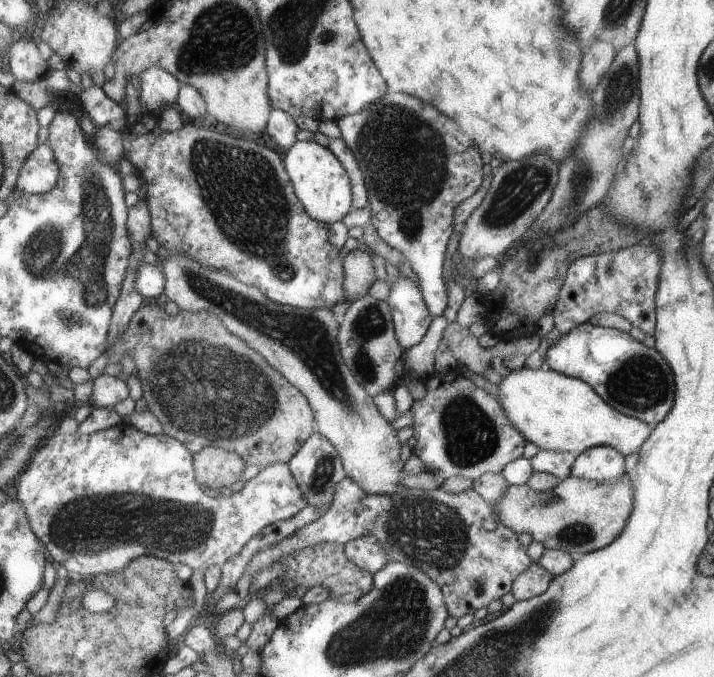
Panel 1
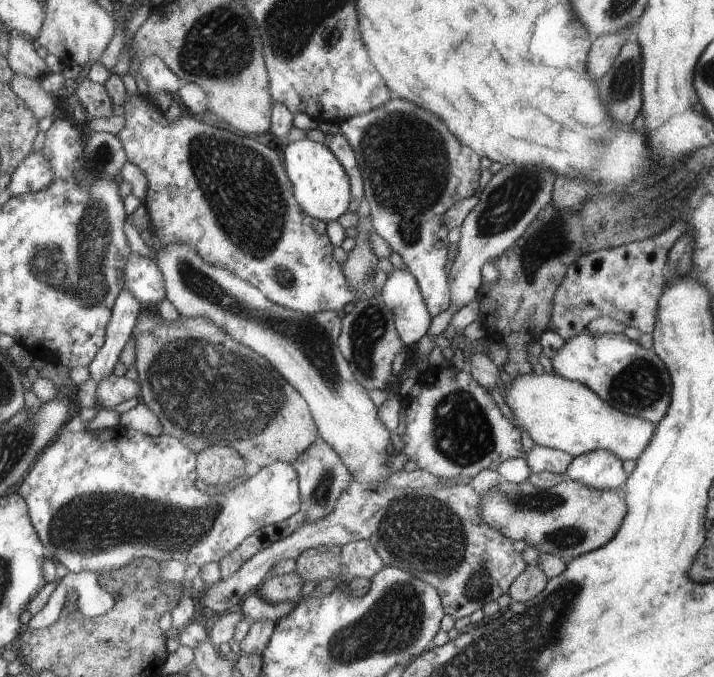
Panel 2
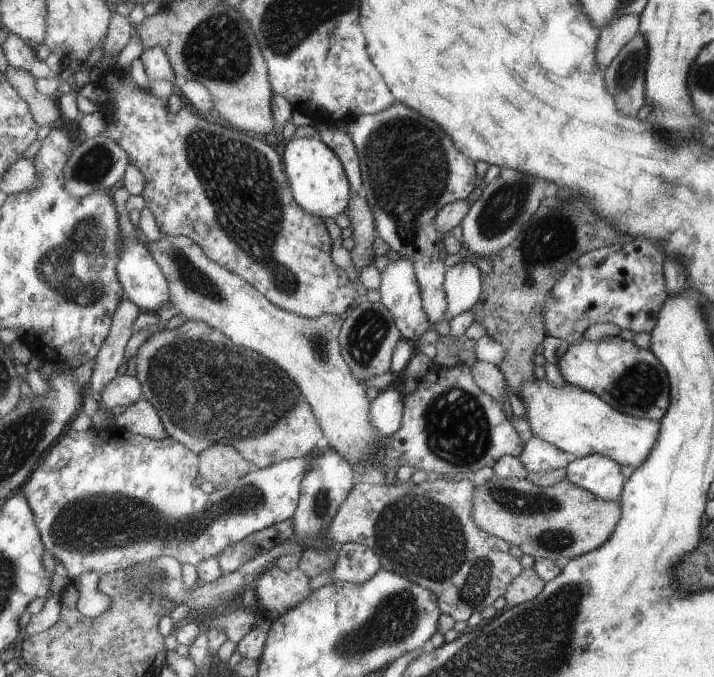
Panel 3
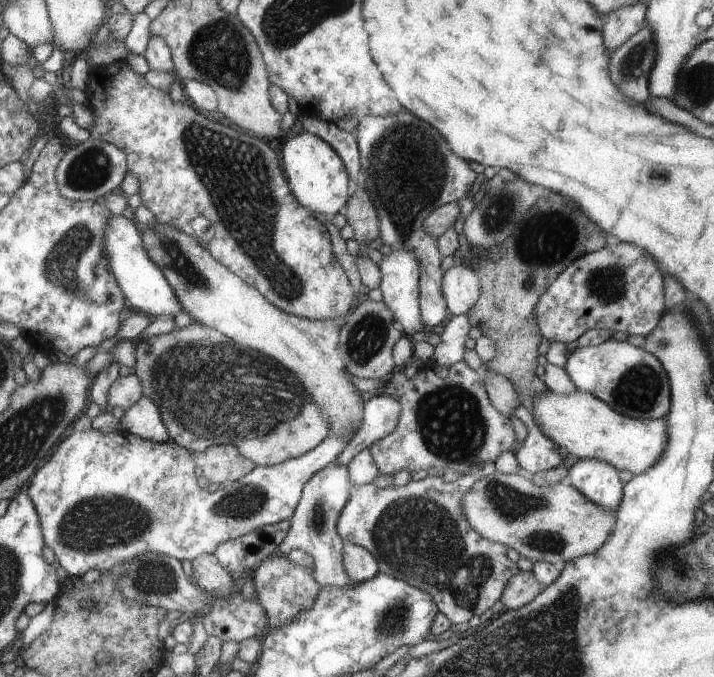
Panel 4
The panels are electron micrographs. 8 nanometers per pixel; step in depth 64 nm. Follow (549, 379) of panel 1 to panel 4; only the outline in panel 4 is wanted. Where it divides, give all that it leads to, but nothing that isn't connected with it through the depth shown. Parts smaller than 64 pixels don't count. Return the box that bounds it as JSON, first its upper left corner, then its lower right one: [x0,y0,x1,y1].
[533,390,669,476]

